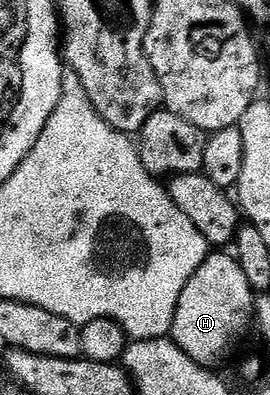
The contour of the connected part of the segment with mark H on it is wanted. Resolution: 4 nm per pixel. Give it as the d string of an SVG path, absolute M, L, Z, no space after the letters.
M224 250L213 251L194 270L194 278L186 282L186 290L178 298L170 339L196 364L216 366L212 364L226 359L232 347L247 334L248 327L253 327L253 299L246 270L242 270L235 255Z

